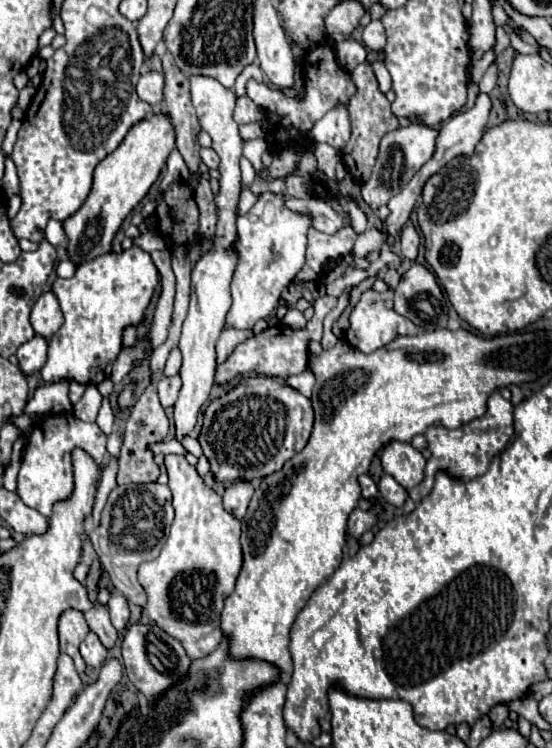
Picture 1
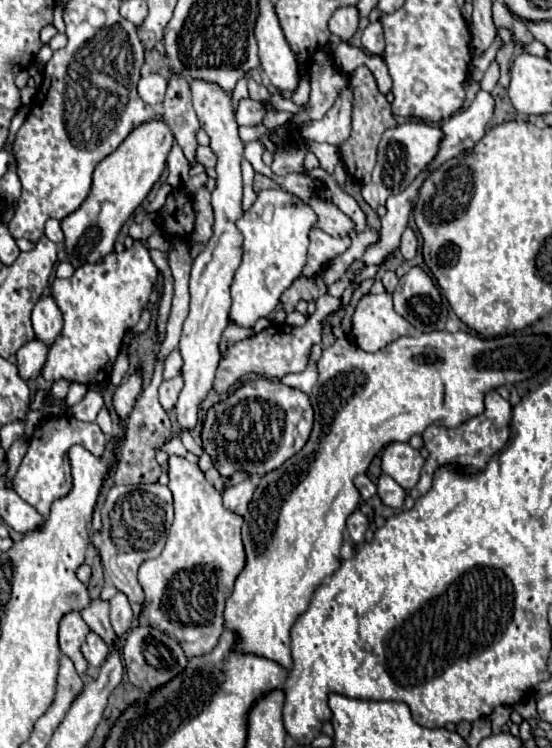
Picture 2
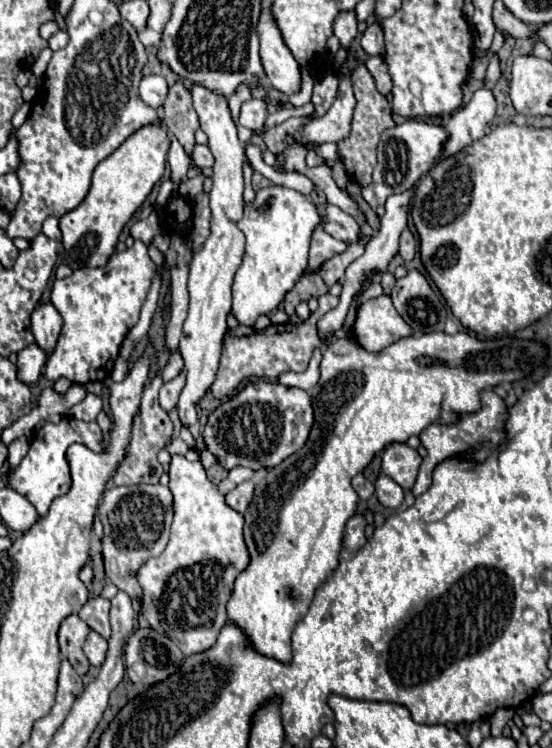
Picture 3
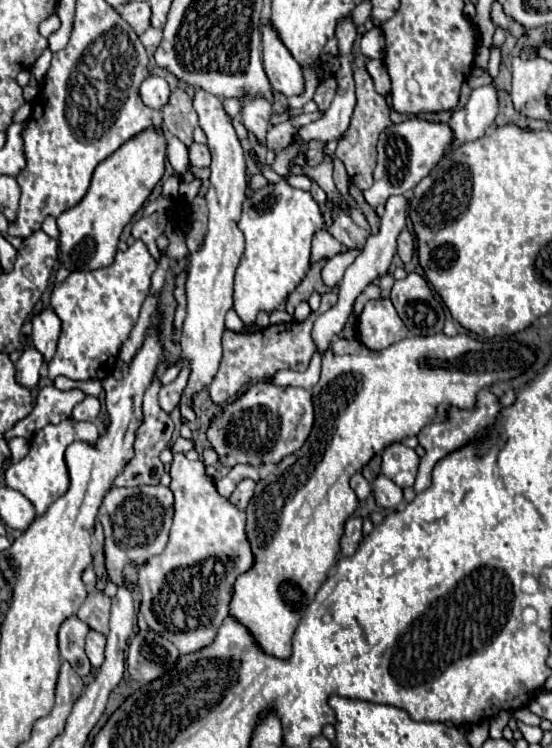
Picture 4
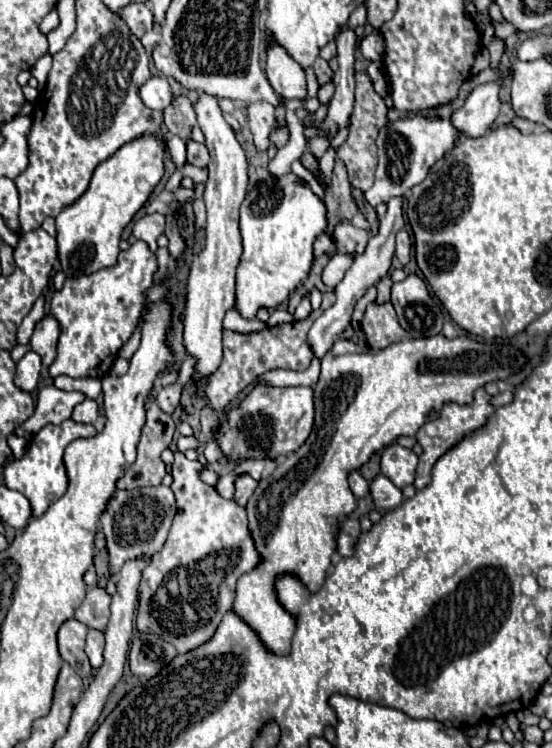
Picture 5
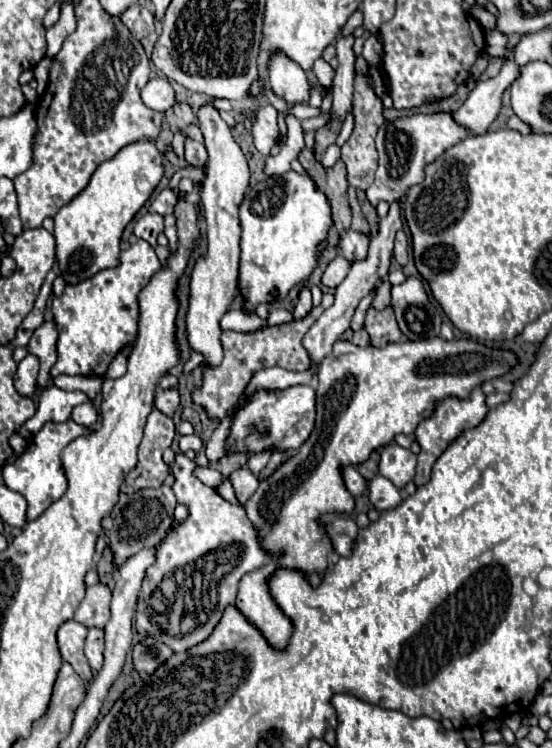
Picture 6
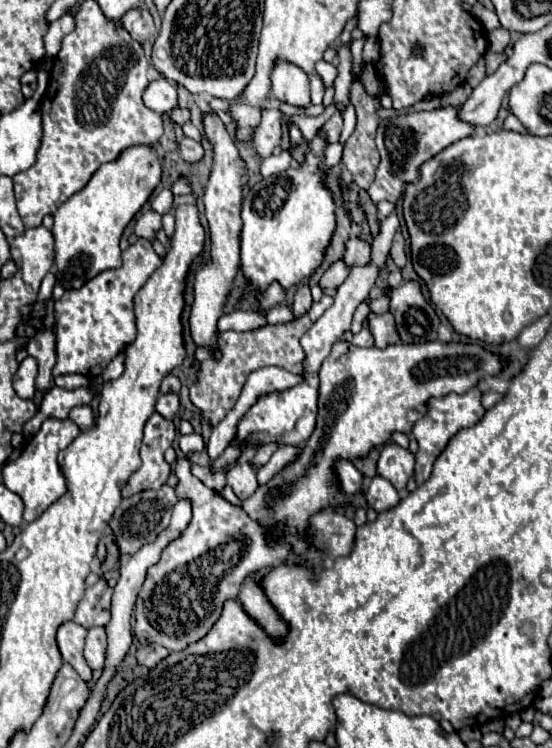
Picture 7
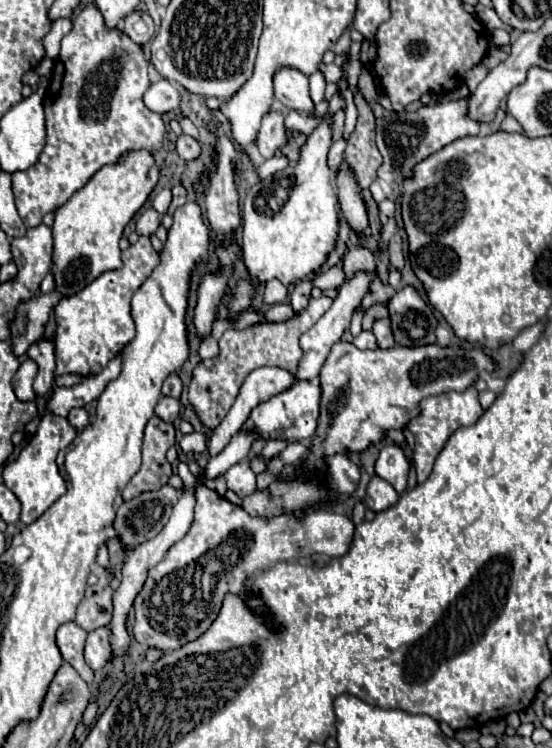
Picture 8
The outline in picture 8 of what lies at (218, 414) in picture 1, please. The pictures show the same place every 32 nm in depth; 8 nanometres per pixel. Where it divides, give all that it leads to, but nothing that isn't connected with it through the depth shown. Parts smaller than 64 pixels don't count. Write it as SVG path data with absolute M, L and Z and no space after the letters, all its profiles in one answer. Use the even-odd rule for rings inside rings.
M298 382L284 390L282 394L270 398L268 402L262 402L256 406L248 418L248 422L242 428L252 428L258 432L260 438L274 440L274 438L286 438L286 440L310 440L320 416L320 396L322 388L316 382Z

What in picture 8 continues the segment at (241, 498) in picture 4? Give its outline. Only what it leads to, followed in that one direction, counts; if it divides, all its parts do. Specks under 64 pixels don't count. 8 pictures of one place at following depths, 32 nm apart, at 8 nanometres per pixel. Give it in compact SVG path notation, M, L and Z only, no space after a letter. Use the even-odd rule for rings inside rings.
M248 460L234 464L226 474L226 484L228 488L238 496L244 498L256 490L256 476L252 476L252 470L248 468Z

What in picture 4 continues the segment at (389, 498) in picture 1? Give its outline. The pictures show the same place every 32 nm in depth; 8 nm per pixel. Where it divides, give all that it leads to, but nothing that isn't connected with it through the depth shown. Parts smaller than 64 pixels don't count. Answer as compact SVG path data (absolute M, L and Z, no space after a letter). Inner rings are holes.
M380 474L372 484L374 500L380 508L396 510L402 504L402 488L398 488L392 480L388 480L384 474Z

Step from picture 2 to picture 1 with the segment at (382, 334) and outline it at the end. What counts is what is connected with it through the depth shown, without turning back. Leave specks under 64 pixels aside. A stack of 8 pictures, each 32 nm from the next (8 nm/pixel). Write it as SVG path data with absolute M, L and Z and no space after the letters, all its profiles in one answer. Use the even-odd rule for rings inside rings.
M374 290L364 292L358 304L353 308L350 318L350 330L346 332L348 342L354 348L360 348L362 352L374 352L382 346L386 346L388 342L392 342L396 336L414 336L420 330L410 322L404 320L404 316L394 312L394 304L392 304L392 292L386 294L376 294Z

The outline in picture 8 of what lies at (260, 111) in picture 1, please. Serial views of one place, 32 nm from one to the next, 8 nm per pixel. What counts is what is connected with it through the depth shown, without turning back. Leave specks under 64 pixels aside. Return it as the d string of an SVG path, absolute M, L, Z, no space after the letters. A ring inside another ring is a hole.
M272 110L262 120L256 146L264 158L272 158L276 154L276 150L280 150L286 144L288 144L288 138L286 138L284 116L278 110Z

